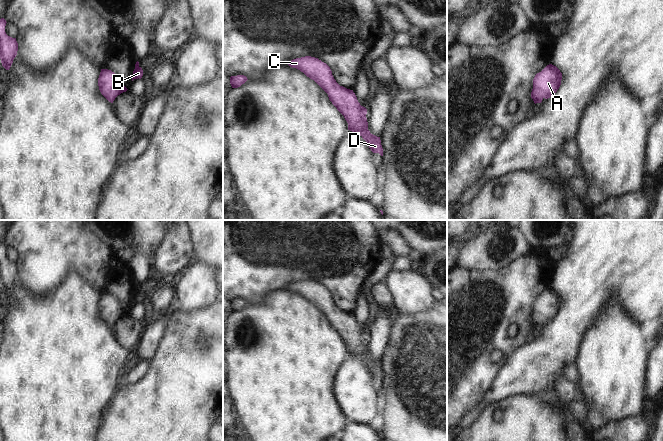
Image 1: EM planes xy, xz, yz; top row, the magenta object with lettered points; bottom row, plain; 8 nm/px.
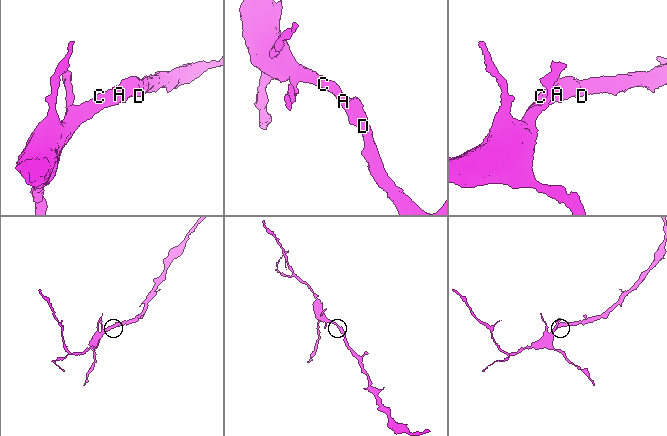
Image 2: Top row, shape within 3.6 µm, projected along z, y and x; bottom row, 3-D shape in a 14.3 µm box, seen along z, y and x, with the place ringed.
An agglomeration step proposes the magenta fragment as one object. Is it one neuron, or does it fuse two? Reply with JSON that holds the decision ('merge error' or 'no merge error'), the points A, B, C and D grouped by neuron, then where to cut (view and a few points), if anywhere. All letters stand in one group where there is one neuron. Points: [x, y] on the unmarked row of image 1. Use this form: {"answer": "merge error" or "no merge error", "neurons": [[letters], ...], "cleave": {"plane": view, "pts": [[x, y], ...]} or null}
{"answer": "no merge error", "neurons": [["A", "B", "C", "D"]], "cleave": null}

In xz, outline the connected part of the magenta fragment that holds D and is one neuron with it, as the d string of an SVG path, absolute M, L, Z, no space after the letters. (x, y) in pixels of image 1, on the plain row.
M305 280L291 284L288 289L314 304L327 318L329 324L344 340L348 354L360 359L373 377L383 380L380 361L370 357L366 342L367 333L360 329L353 314L340 310L330 291L318 282Z

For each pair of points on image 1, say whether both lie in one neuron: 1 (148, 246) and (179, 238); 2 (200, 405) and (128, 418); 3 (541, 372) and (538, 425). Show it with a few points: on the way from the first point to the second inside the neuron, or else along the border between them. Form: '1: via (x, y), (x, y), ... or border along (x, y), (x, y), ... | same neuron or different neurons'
1: border along (167, 230), (154, 252), (151, 265) | different neurons
2: via (182, 405), (175, 405), (162, 418), (146, 418) | same neuron
3: border along (517, 393), (532, 393), (543, 397) | different neurons

